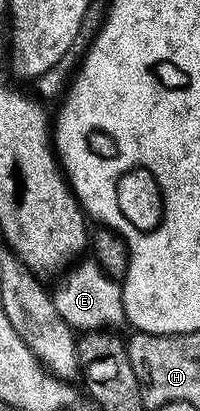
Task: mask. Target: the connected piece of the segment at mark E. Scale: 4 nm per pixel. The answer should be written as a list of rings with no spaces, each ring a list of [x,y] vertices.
[[[78,259],[57,282],[57,289],[54,287],[51,292],[55,310],[59,310],[63,322],[67,322],[74,333],[117,330],[120,324],[126,323],[122,285],[107,276],[94,259]]]

